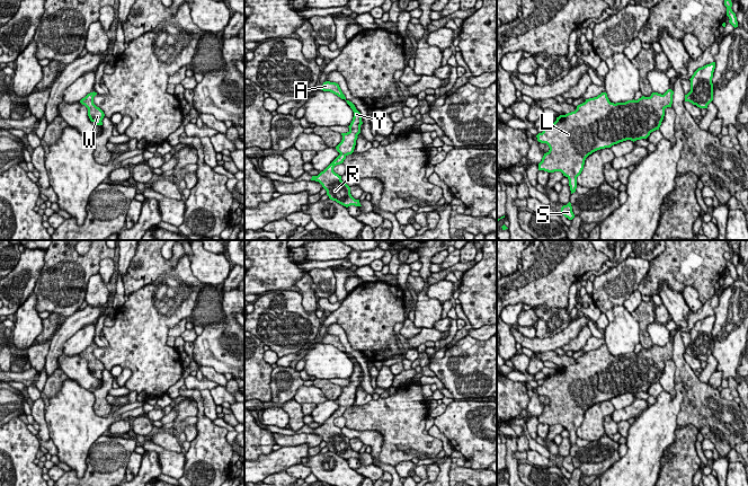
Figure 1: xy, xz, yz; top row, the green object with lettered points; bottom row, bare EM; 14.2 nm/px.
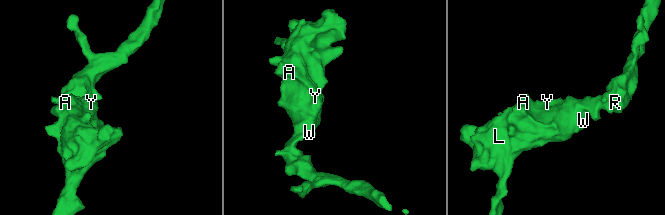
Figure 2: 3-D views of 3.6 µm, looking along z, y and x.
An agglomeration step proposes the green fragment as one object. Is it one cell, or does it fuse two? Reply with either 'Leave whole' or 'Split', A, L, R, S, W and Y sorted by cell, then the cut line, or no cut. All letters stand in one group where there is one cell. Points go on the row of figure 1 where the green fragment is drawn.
Leave whole. Groups: A L R S W Y. No split

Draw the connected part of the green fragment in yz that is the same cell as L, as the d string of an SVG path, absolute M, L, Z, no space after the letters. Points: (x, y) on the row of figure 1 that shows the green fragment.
M668 89L664 95L652 92L650 97L642 96L638 100L611 103L607 94L586 99L575 112L560 115L556 121L546 124L537 141L546 143L550 150L544 153L538 164L538 170L547 173L561 171L569 179L571 194L577 188L577 177L581 174L586 158L593 152L611 148L620 142L647 139L651 132L659 130L665 116L665 109L671 107L674 91Z

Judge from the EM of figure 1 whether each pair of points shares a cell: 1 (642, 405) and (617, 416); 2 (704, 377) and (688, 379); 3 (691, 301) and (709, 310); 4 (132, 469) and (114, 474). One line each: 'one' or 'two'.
1: one
2: two
3: two
4: two

